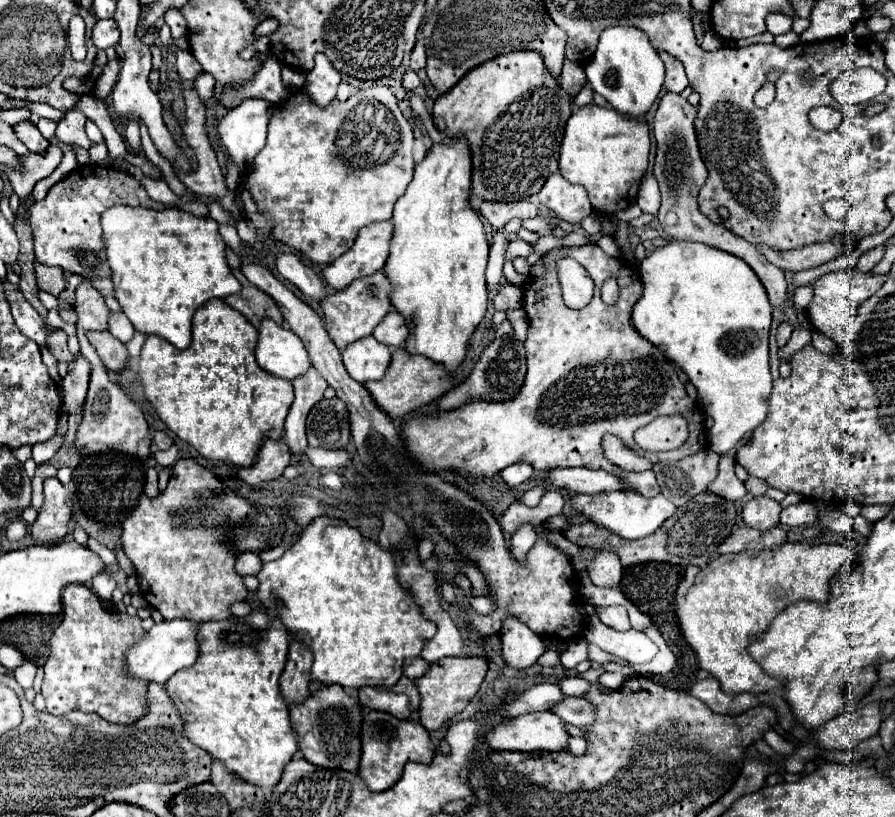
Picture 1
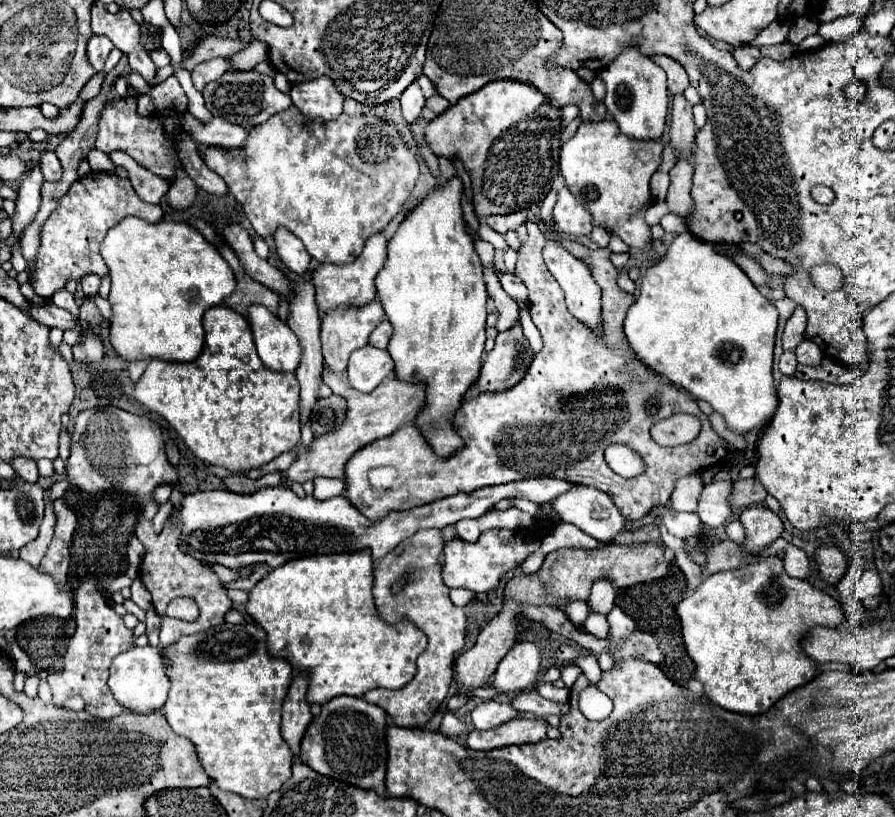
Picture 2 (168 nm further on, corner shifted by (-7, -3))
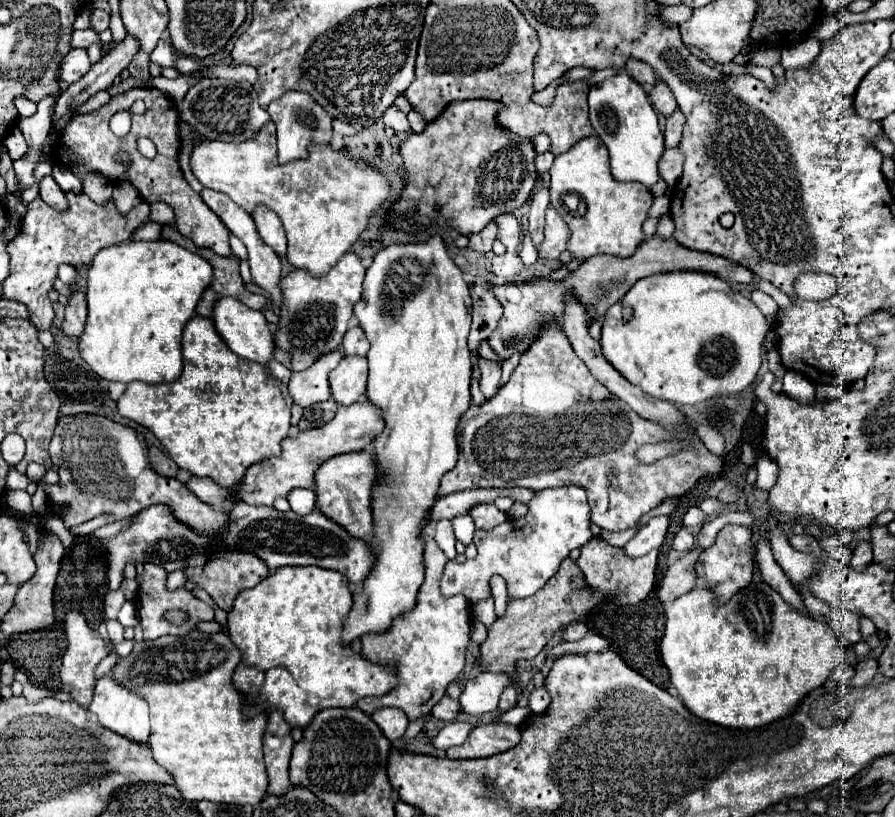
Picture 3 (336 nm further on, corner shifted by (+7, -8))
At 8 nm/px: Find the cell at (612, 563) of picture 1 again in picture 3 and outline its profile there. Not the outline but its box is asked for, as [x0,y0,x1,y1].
[565,622,589,640]

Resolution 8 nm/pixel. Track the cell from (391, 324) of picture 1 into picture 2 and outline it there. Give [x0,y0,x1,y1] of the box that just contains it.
[369,319,391,349]

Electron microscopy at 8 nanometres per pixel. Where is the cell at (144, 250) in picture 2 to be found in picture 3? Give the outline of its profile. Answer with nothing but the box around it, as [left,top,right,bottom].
[79,240,211,384]

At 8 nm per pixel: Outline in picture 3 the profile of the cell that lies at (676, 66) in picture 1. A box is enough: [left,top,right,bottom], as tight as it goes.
[625,60,657,94]

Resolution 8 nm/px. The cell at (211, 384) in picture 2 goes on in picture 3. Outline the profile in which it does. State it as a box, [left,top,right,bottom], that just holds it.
[117,316,291,488]

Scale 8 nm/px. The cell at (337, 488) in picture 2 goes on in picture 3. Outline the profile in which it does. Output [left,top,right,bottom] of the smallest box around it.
[287,488,317,514]

